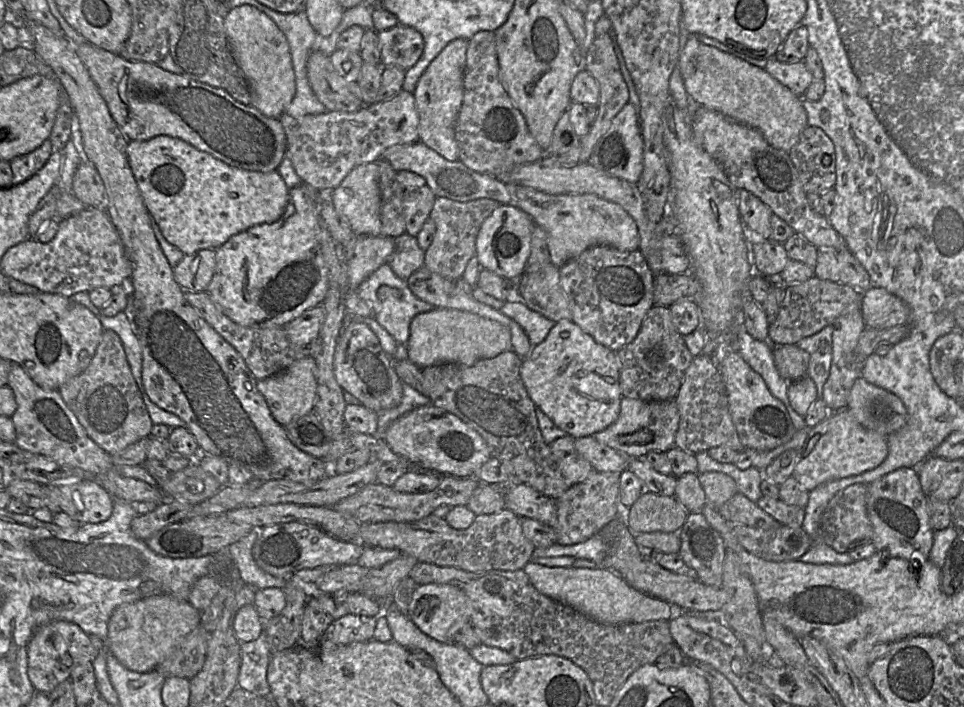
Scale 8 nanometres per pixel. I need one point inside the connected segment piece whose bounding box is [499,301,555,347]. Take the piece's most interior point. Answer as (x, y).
(536, 326)

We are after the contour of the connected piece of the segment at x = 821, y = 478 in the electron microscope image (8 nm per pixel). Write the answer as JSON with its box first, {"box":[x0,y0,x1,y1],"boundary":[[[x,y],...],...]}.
{"box":[792,408,888,492],"boundary":[[[845,408],[830,413],[823,421],[808,429],[808,435],[801,449],[801,459],[792,476],[808,492],[829,481],[855,476],[878,467],[888,455],[887,437],[864,428]]]}

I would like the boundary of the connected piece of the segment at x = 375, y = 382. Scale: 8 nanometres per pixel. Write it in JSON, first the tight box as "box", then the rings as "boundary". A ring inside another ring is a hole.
{"box":[334,319,402,413],"boundary":[[[353,319],[343,327],[334,351],[334,375],[339,386],[346,392],[356,397],[364,407],[378,413],[397,406],[402,398],[402,381],[393,368],[393,360],[387,355],[374,332],[363,322],[356,322]]]}

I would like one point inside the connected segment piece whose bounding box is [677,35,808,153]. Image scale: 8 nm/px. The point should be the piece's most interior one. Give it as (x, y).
(716, 80)

